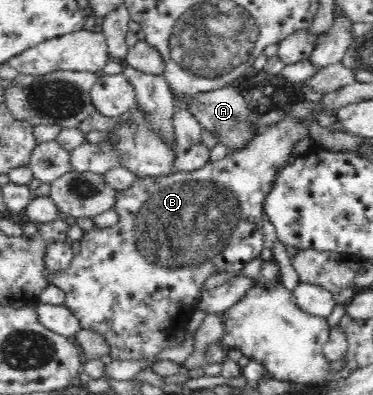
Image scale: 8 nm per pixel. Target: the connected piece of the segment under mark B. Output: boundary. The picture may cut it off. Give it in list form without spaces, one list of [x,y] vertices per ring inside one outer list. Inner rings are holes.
[[[307,101],[290,106],[290,109],[287,110],[287,115],[289,115],[287,120],[275,126],[261,129],[259,136],[256,136],[251,141],[251,144],[247,145],[247,148],[232,152],[216,163],[208,162],[202,169],[188,172],[174,171],[170,175],[158,177],[138,177],[132,187],[117,191],[115,210],[120,217],[120,221],[113,227],[110,227],[110,229],[97,229],[95,227],[90,232],[86,232],[81,240],[82,247],[80,252],[73,255],[74,260],[70,263],[66,271],[50,272],[48,269],[45,270],[44,278],[47,279],[49,285],[58,287],[65,294],[65,307],[72,312],[72,315],[78,318],[81,329],[96,331],[96,333],[105,337],[109,345],[109,355],[112,360],[140,362],[147,358],[156,358],[164,349],[172,346],[172,339],[181,335],[190,321],[192,314],[198,310],[198,303],[200,303],[200,295],[202,295],[204,282],[214,274],[240,271],[247,263],[250,263],[250,259],[234,259],[234,263],[226,261],[228,257],[236,257],[236,249],[238,249],[236,245],[250,245],[254,249],[252,255],[254,255],[255,259],[261,255],[264,249],[263,201],[272,189],[278,170],[286,163],[288,155],[292,153],[294,143],[298,139],[302,139],[302,137],[313,136],[312,133],[309,133],[308,128],[306,128],[306,123],[313,121],[314,119],[310,115],[319,110],[320,104],[312,104]]]

